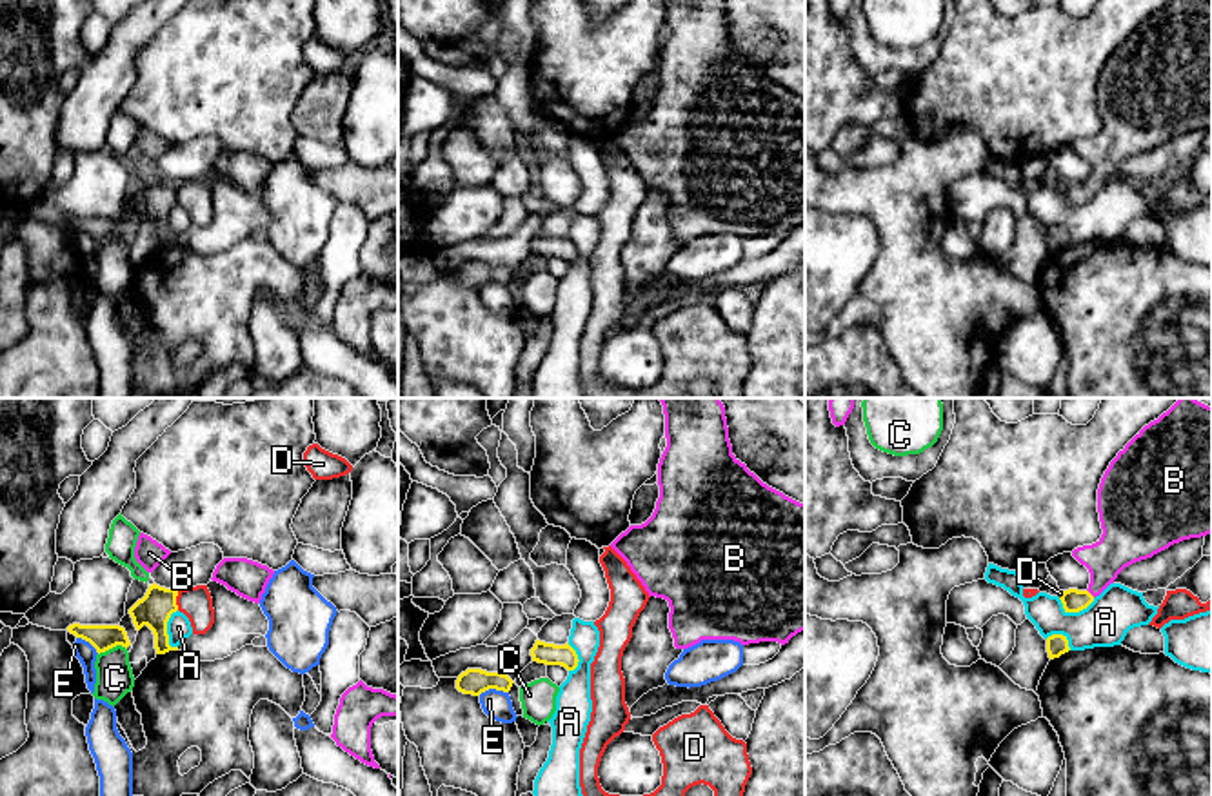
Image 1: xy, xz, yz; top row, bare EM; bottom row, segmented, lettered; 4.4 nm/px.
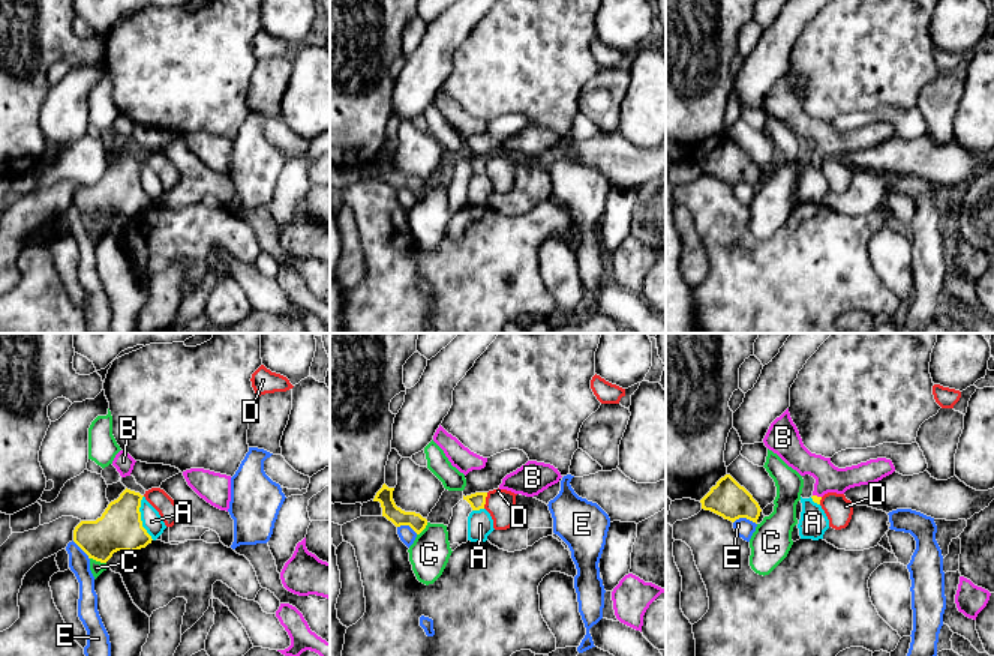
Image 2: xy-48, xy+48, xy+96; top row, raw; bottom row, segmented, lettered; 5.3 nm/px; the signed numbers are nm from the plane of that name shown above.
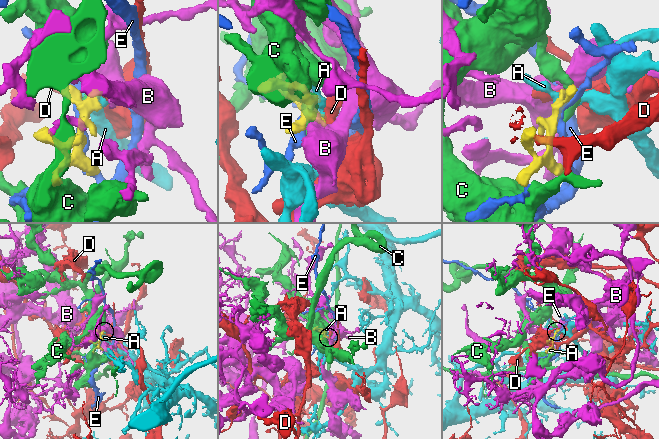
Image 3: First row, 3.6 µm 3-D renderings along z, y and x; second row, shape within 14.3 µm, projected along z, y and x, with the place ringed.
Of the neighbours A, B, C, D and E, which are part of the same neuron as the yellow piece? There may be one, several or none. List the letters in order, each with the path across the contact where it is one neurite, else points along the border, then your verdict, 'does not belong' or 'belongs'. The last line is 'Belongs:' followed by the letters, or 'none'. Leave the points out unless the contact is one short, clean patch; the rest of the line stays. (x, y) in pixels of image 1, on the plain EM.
A: border along xy (177, 202), (168, 215), (168, 237), (171, 240); does not belong
B: runs through yz (1072, 193), (1082, 193), (1089, 186), (1120, 139); belongs
C: does not belong
D: border along xy (178, 184), (177, 202); does not belong
E: does not belong
Belongs: B

